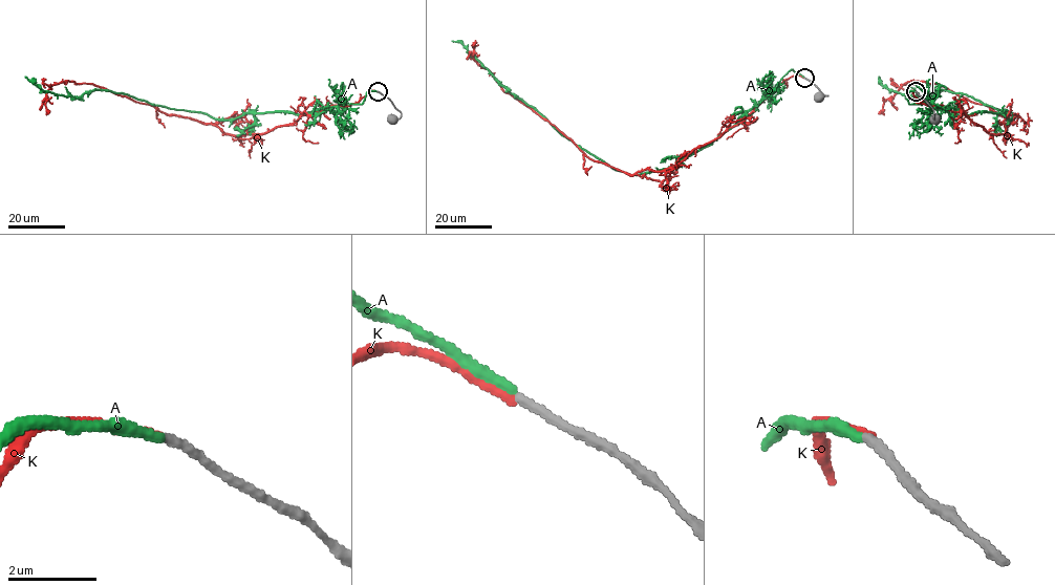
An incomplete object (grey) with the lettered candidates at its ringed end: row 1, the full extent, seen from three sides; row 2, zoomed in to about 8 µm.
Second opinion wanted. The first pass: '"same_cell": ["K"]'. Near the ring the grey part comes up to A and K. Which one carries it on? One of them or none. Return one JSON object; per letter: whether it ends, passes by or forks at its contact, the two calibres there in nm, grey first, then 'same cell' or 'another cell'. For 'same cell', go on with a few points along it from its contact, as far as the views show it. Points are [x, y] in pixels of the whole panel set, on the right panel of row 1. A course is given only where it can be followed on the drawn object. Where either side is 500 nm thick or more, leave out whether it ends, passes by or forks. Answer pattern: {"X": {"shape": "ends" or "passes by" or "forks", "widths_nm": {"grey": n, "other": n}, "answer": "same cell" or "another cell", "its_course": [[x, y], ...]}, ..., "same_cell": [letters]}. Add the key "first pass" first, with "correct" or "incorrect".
{"first pass": "correct", "A": {"shape": "ends", "widths_nm": {"grey": 200, "other": 240}, "answer": "another cell"}, "K": {"shape": "ends", "widths_nm": {"grey": 200, "other": 220}, "answer": "same cell", "its_course": [[916, 91], [919, 102], [1009, 135], [1006, 117], [925, 82], [905, 83], [878, 113]]}, "same_cell": ["K"]}

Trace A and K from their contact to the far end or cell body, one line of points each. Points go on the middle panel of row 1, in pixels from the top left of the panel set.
A: (804, 78), (792, 69), (769, 96), (710, 144), (663, 170), (630, 174), (563, 136), (452, 40)
K: (804, 78), (784, 81), (741, 122), (672, 167), (627, 174), (593, 160), (503, 90), (474, 60), (475, 40)

